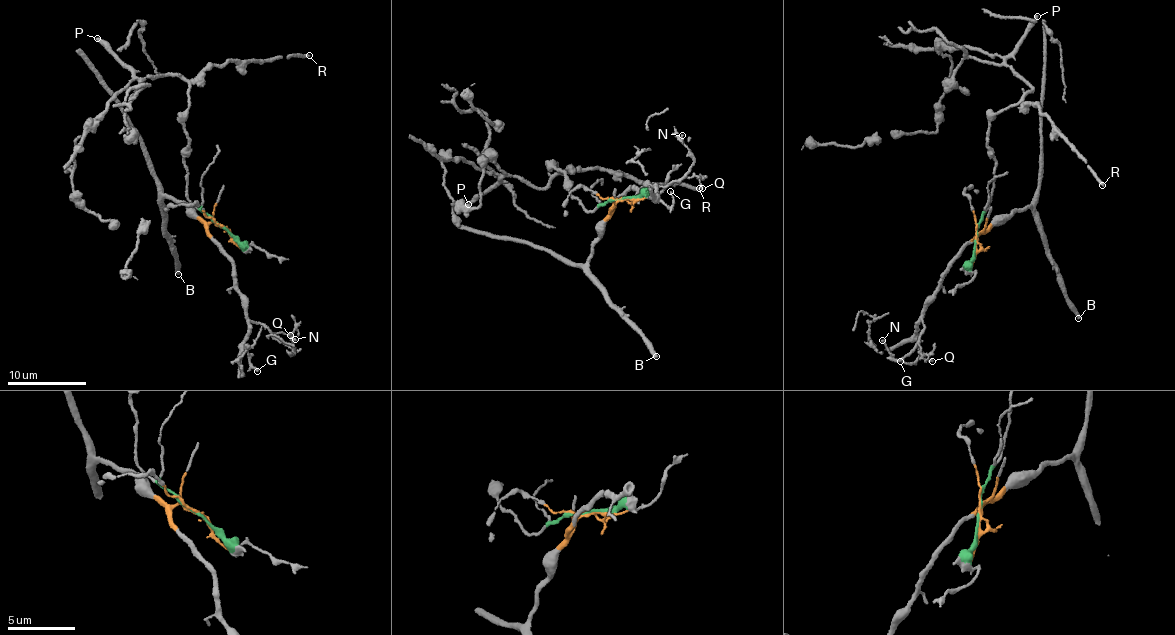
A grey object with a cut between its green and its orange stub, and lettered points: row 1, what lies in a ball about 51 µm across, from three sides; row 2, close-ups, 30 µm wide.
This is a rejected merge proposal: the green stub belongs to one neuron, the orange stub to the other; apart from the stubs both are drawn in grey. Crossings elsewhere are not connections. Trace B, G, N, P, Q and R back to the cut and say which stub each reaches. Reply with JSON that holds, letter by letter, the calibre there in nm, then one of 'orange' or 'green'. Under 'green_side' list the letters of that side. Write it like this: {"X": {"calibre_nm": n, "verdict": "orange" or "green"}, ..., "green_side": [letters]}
{"B": {"calibre_nm": 360, "verdict": "orange"}, "G": {"calibre_nm": 170, "verdict": "orange"}, "N": {"calibre_nm": 140, "verdict": "orange"}, "P": {"calibre_nm": 320, "verdict": "green"}, "Q": {"calibre_nm": 170, "verdict": "orange"}, "R": {"calibre_nm": 300, "verdict": "green"}, "green_side": ["P", "R"]}

